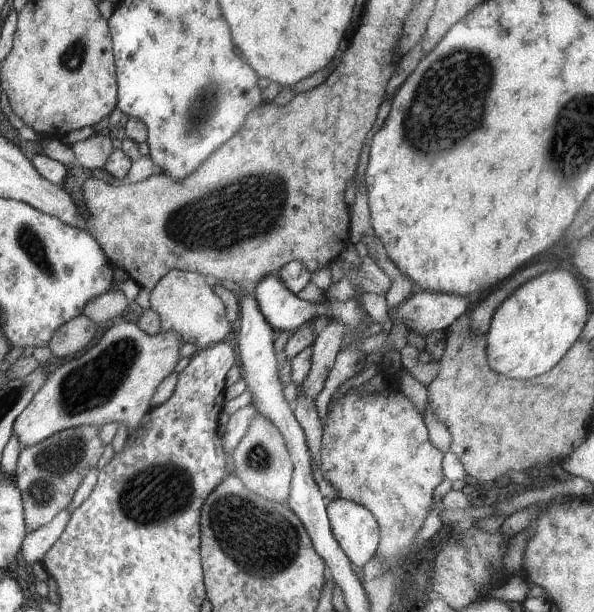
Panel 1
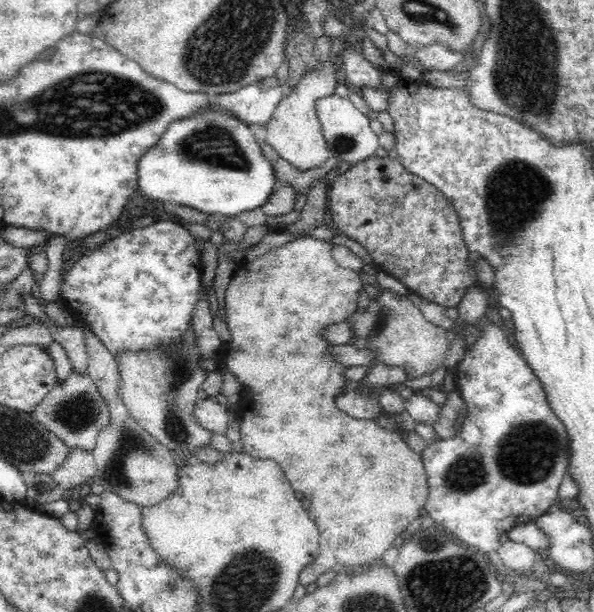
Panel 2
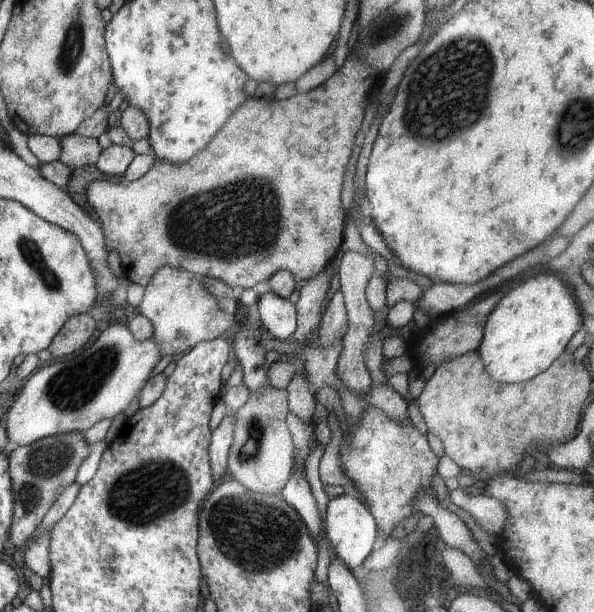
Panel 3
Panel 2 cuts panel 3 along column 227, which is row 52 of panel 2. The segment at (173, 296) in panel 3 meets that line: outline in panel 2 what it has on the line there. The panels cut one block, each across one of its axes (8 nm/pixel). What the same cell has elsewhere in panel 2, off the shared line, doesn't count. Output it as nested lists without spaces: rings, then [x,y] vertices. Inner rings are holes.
[[[320,38],[318,42],[314,43],[314,54],[320,62],[320,68],[306,72],[306,76],[302,76],[302,80],[298,82],[298,86],[294,90],[286,89],[282,102],[274,112],[273,120],[270,120],[267,125],[265,138],[268,147],[274,149],[274,152],[298,173],[306,173],[313,169],[323,168],[324,164],[333,163],[322,135],[322,128],[318,123],[318,117],[316,117],[316,104],[317,100],[322,97],[332,95],[342,78],[334,74],[336,60],[332,59],[332,56],[335,55],[332,55],[330,50],[328,53],[328,46],[330,46],[328,40]],[[328,59],[331,59],[331,62]]]

